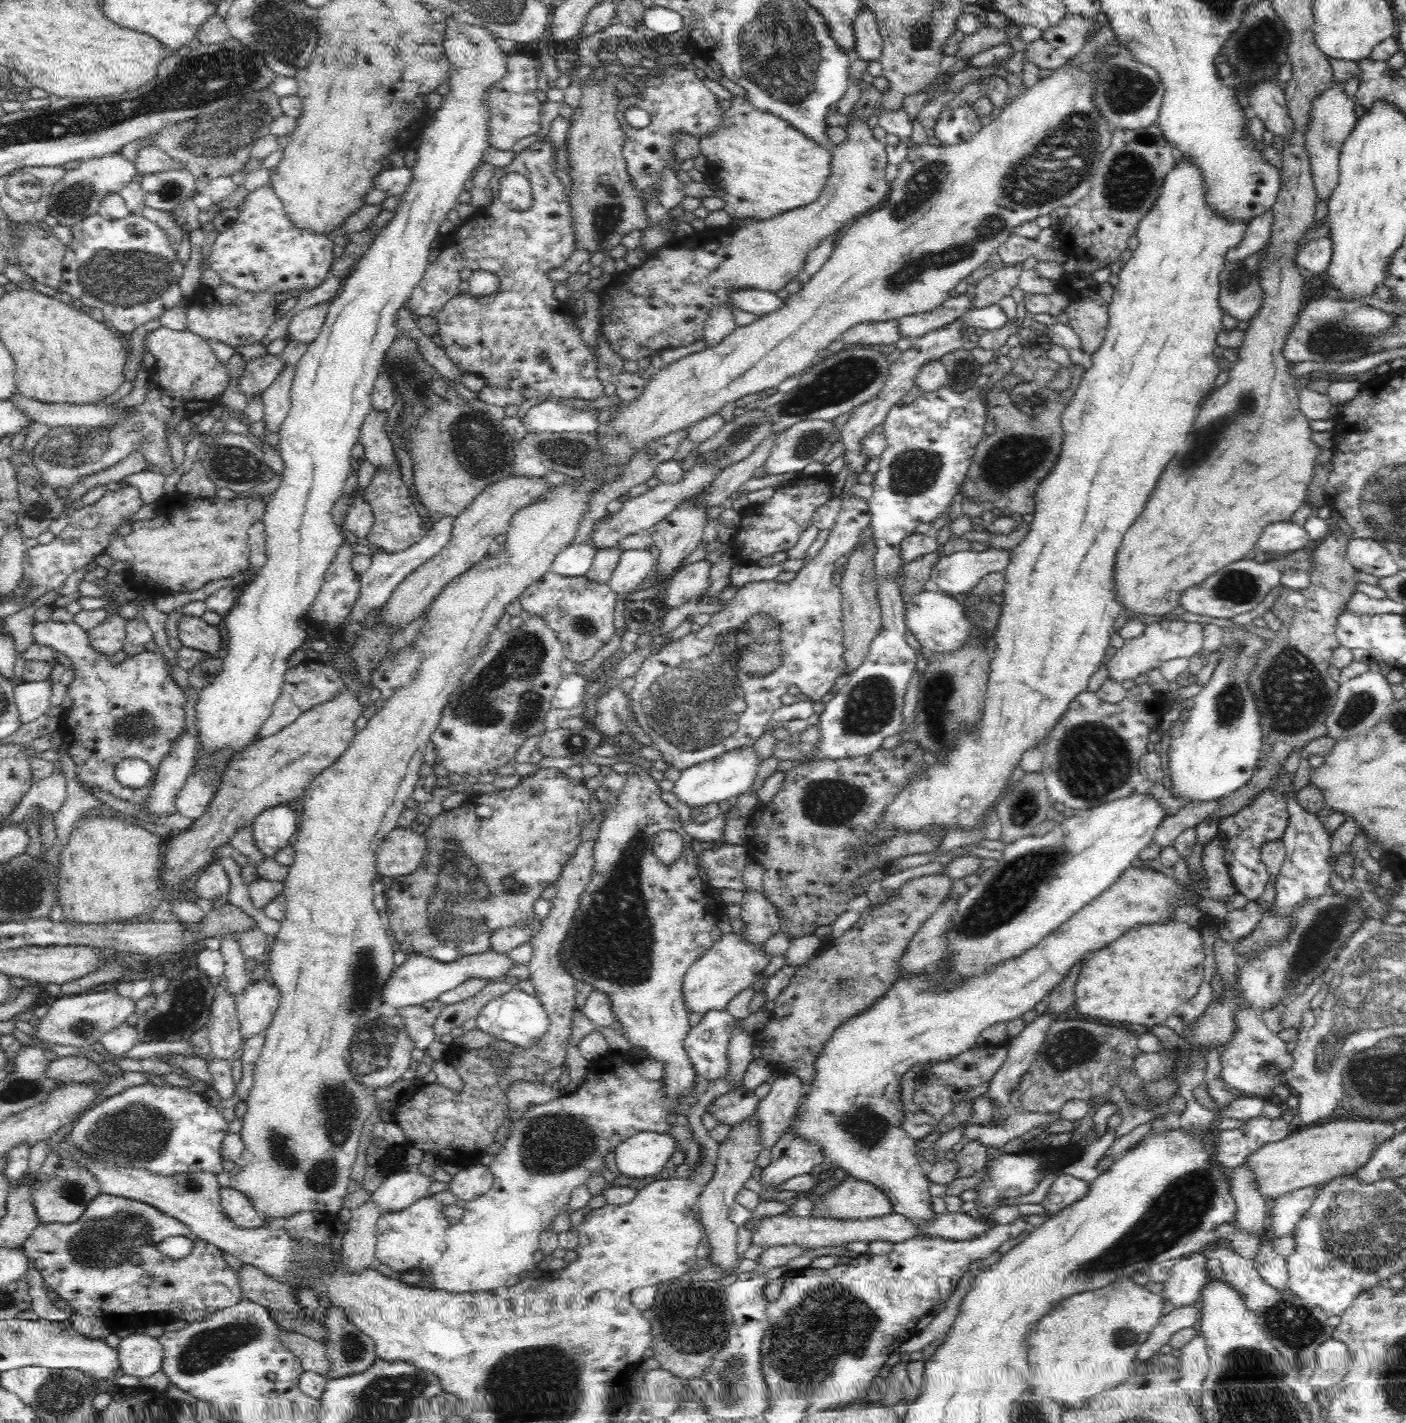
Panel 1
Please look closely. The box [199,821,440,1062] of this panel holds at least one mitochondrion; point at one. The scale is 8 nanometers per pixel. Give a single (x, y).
(365, 972)

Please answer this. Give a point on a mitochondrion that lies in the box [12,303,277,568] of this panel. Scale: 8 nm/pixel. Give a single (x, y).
(69, 453)

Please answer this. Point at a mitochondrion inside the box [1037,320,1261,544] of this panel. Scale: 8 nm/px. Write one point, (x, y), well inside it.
(1205, 442)

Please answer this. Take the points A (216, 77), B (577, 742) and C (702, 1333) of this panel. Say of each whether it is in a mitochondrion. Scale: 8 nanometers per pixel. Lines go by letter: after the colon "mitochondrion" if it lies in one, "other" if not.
A: mitochondrion
B: mitochondrion
C: mitochondrion

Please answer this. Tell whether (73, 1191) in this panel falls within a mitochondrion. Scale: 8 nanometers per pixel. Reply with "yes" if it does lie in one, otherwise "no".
yes

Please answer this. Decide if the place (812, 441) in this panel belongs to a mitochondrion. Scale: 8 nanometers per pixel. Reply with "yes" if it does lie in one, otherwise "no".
yes

